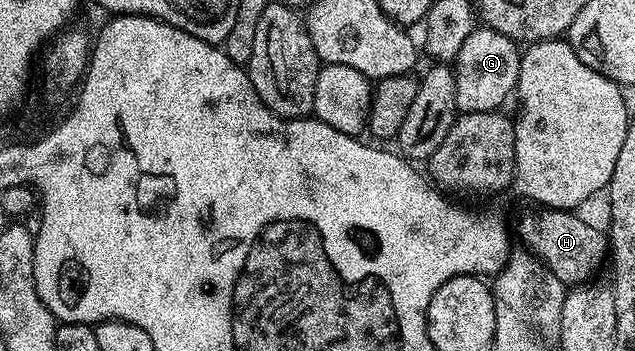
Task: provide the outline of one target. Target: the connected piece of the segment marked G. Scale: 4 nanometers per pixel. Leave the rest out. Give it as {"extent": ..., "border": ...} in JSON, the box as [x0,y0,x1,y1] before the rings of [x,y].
{"extent":[453,25,521,112],"border":[[[480,25],[469,32],[461,52],[457,52],[453,69],[456,78],[456,108],[459,112],[489,112],[499,110],[507,97],[516,93],[521,50],[509,36]]]}

